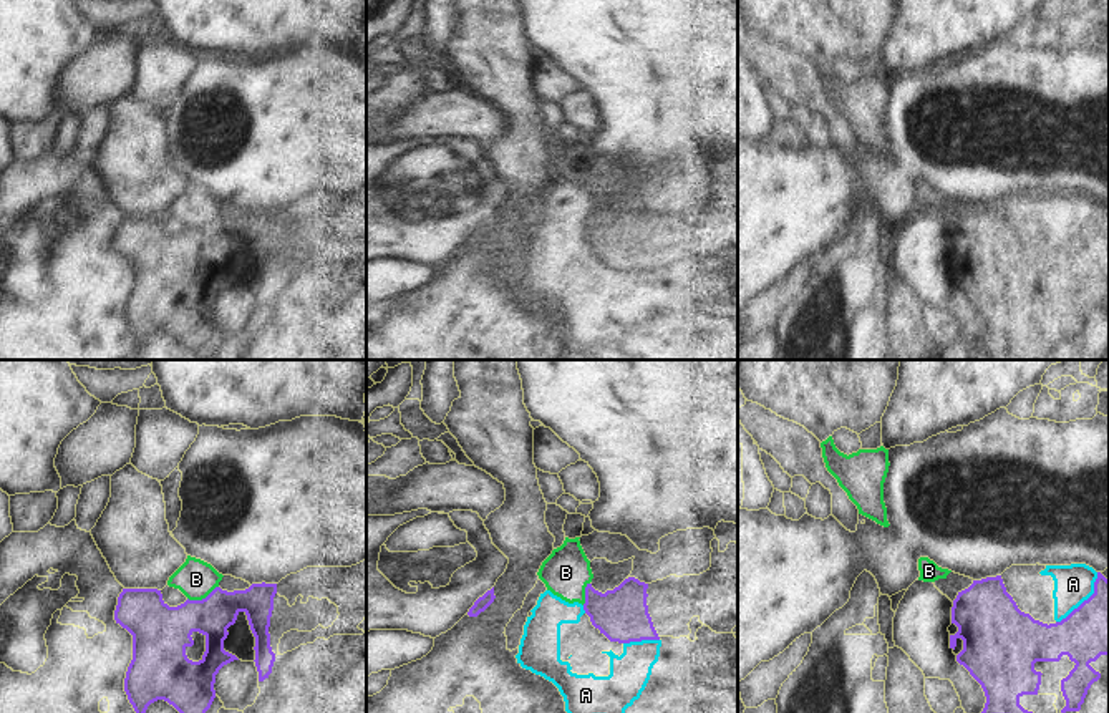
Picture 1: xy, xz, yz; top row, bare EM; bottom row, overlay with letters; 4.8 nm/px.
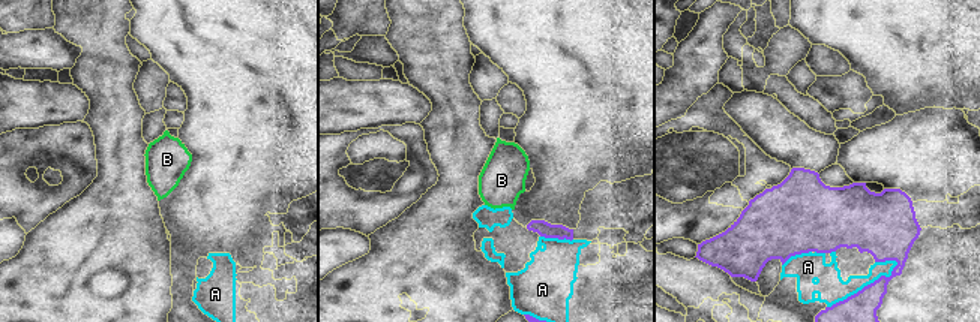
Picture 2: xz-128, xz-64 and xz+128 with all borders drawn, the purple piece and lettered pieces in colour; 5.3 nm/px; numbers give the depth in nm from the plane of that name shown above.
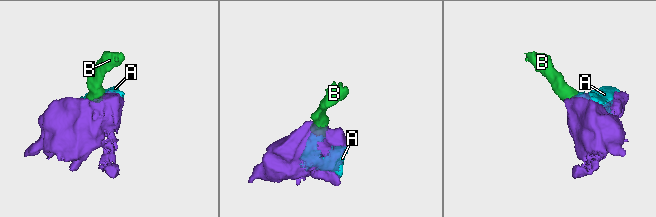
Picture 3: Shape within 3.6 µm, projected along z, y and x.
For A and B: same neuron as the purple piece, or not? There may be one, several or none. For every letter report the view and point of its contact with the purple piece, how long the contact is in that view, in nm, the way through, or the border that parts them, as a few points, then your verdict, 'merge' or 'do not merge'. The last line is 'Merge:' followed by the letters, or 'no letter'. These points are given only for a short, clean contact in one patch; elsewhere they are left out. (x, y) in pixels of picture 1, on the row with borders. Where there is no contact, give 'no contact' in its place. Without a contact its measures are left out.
A: contact yz (1084, 601); length 320 nm; do not merge
B: contact xy (203, 599); length 170 nm; do not merge
Merge: no letter

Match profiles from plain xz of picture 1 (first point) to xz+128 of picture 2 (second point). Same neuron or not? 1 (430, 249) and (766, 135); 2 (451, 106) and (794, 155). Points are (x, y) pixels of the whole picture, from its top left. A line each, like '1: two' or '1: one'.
1: two
2: one

